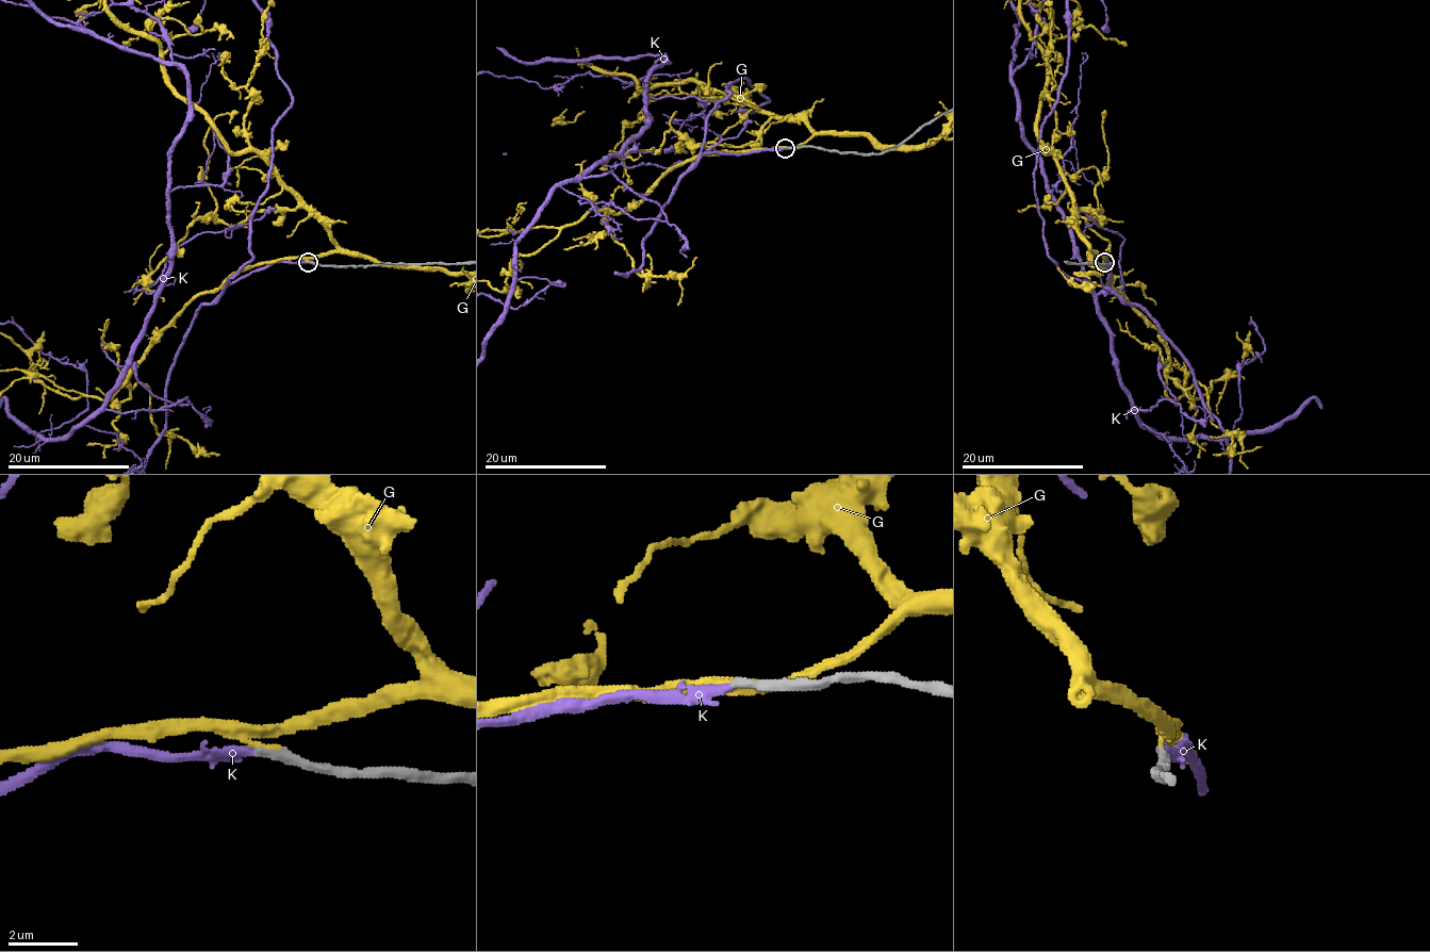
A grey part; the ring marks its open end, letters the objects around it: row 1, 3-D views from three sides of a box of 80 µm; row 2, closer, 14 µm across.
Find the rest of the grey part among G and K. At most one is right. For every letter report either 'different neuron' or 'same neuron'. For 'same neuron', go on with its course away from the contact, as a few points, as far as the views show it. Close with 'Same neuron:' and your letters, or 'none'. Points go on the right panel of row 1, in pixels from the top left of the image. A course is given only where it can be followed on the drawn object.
G: different neuron
K: same neuron
Same neuron: K

